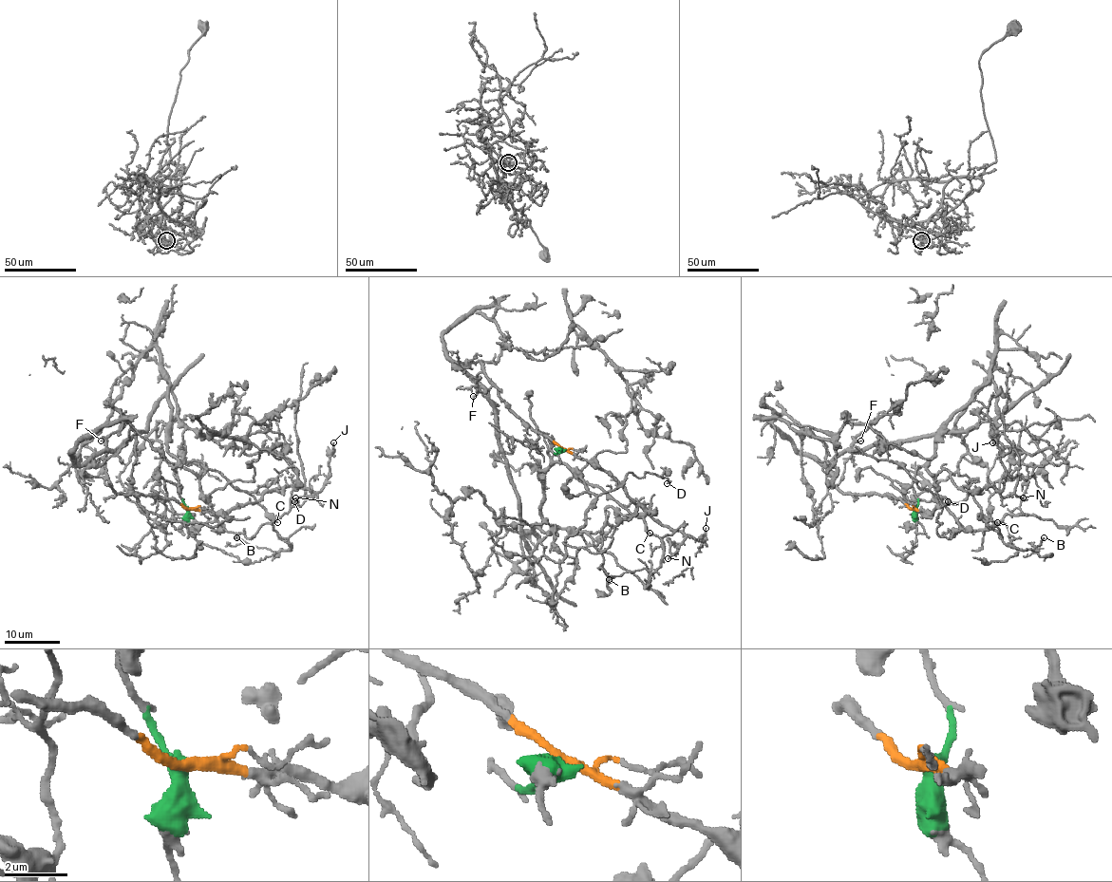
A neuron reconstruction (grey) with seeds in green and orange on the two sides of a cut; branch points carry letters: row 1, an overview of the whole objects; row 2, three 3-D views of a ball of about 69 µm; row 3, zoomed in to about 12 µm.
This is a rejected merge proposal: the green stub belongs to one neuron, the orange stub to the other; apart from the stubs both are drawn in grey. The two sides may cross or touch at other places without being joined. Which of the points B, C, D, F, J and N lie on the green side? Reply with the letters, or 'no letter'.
B, C, D

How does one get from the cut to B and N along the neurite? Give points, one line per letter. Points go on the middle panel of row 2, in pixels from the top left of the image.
B: (560, 449), (550, 449), (552, 459), (640, 516), (662, 541), (661, 564), (652, 572), (643, 569), (609, 579)
N: (560, 449), (573, 452), (600, 467), (652, 517), (686, 535), (668, 559)

